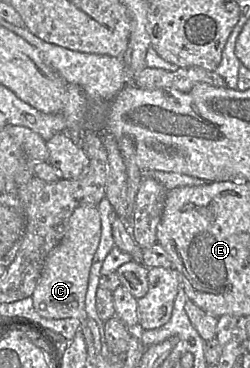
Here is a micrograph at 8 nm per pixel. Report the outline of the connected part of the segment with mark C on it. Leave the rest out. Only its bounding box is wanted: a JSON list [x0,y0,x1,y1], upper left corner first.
[31,206,101,321]

